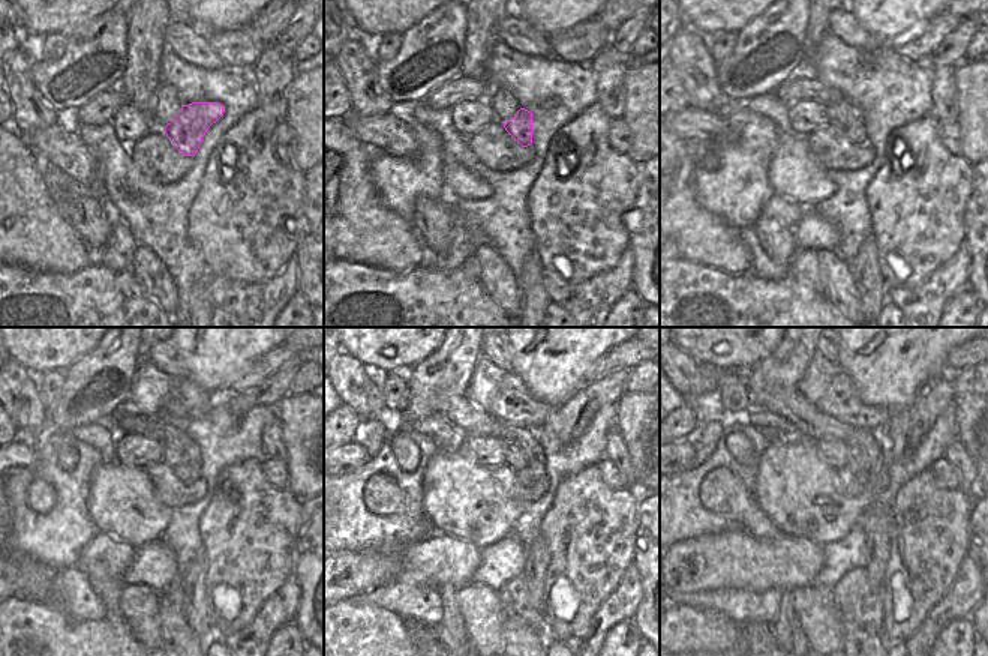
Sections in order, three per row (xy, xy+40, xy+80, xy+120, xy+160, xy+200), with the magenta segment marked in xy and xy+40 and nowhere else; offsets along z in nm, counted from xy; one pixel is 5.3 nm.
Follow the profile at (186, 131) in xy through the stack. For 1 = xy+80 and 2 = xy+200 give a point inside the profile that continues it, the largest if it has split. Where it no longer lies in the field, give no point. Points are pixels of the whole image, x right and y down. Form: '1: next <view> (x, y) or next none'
1: next xy+80 (856, 132)
2: next xy+200 (865, 479)

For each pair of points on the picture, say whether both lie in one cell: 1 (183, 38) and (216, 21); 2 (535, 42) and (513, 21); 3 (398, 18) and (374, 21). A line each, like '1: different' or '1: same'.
1: different
2: same
3: same

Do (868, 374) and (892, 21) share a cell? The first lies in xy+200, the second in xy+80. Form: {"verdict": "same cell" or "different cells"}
{"verdict": "same cell"}

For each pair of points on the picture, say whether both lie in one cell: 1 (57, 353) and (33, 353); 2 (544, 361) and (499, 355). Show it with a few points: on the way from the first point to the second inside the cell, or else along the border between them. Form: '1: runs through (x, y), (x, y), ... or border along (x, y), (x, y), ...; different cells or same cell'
1: runs through (53, 349), (39, 349); same cell
2: border along (507, 343), (510, 347), (511, 371); different cells

